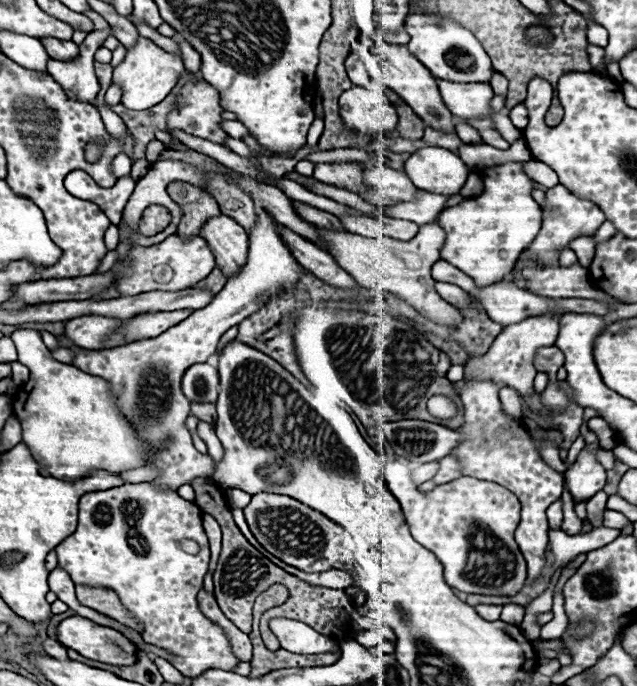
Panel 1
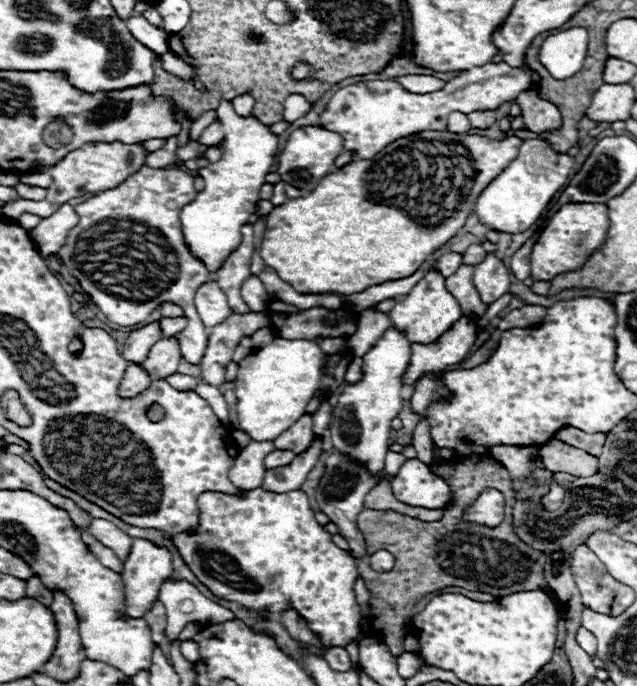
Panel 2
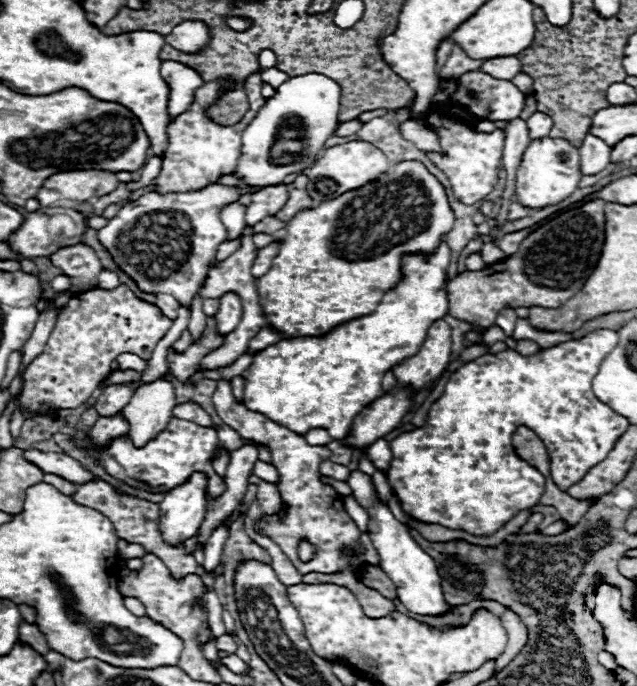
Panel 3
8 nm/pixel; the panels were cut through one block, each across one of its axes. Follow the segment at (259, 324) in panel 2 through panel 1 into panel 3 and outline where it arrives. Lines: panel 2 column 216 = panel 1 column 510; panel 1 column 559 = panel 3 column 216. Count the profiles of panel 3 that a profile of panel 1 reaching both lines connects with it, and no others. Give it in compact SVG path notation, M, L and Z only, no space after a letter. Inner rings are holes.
M228 292L220 298L220 308L216 312L216 330L226 336L230 334L232 330L236 330L240 318L242 318L242 302L236 294Z

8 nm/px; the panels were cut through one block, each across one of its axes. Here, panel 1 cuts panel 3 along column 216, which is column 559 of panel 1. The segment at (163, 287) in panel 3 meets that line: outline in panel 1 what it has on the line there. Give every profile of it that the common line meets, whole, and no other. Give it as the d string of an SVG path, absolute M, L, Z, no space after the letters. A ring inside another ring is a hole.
M562 184L550 188L546 192L546 200L548 200L548 206L542 210L542 216L544 216L542 230L538 232L534 242L524 250L524 254L532 256L534 260L538 260L542 264L556 264L558 262L558 248L568 246L568 242L574 240L576 236L594 234L602 226L606 216L604 216L604 212L594 202L576 196L574 192L570 192Z

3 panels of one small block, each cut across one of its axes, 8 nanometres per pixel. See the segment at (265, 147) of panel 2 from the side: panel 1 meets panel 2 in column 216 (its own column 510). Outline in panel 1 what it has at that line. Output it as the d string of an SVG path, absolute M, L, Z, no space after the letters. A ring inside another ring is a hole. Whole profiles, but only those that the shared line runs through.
M504 162L496 166L488 166L484 172L484 190L476 198L470 198L458 206L446 208L440 214L440 224L446 232L444 248L442 248L442 260L458 266L462 272L466 272L479 287L490 286L494 282L500 282L506 278L506 274L514 268L520 254L526 250L526 244L536 238L542 226L542 208L532 198L532 190L536 182L524 172L524 162Z

